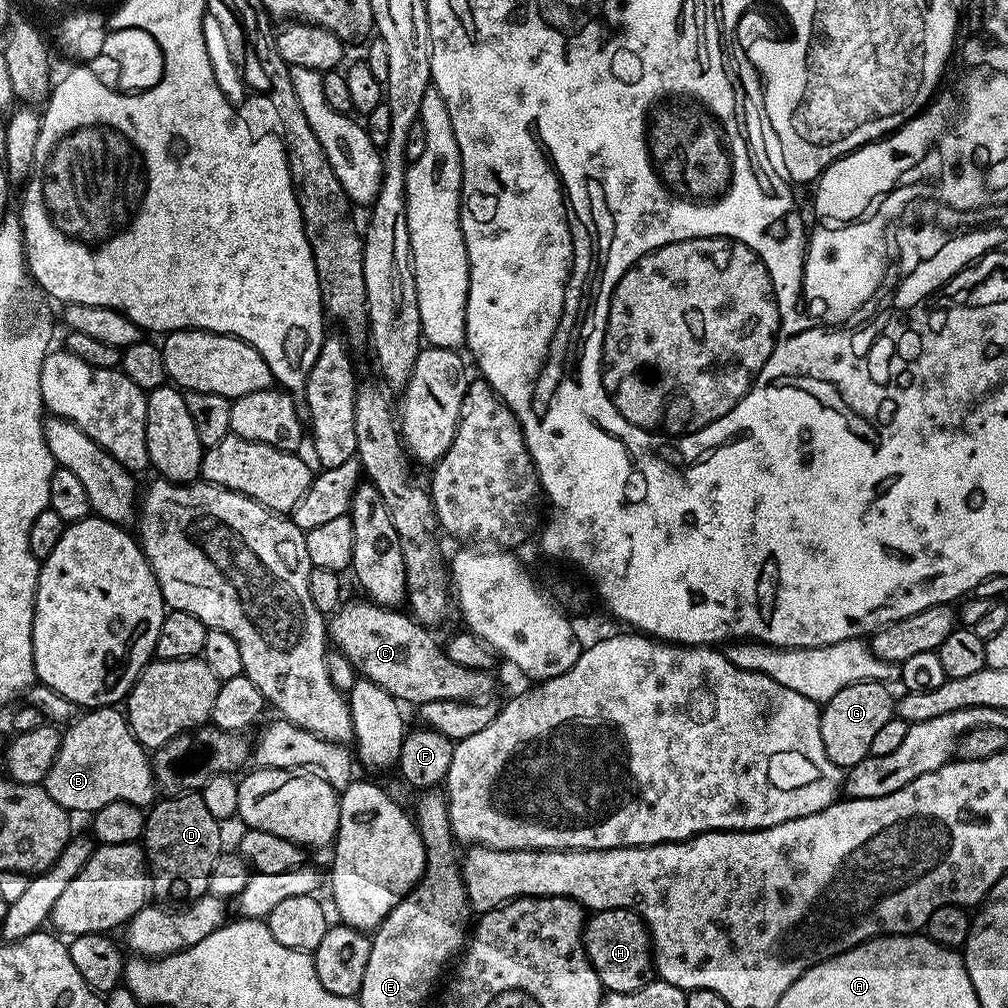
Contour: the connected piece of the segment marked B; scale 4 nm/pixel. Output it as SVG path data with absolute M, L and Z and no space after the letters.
M114 706L91 709L79 715L61 735L59 752L48 771L44 792L65 811L94 814L114 801L124 800L141 808L155 801L155 780L147 749L129 730L125 713L118 711Z

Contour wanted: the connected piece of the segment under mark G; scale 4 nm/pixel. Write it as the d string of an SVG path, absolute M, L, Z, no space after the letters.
M858 682L854 686L846 686L846 690L838 690L838 694L821 707L822 746L826 746L826 754L834 766L847 770L869 756L870 745L874 743L878 730L894 718L896 700L892 691L886 684Z

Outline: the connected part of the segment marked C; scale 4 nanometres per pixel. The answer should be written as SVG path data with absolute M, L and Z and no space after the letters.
M367 598L359 599L352 601L349 599L331 613L327 621L327 633L331 643L339 652L346 654L346 658L350 658L350 662L363 679L382 686L382 690L386 690L394 699L405 705L419 706L426 702L442 702L443 700L466 700L469 704L491 701L492 691L496 688L496 680L492 677L494 675L491 671L467 669L466 666L460 666L457 662L451 661L441 641L436 641L432 637L435 635L413 620L407 611L389 610L380 607L379 604L373 604Z

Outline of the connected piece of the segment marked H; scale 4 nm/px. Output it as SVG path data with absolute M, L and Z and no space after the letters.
M602 908L587 917L584 953L598 974L601 989L608 992L642 990L642 986L653 979L654 961L648 927L637 912L631 912L628 908Z

